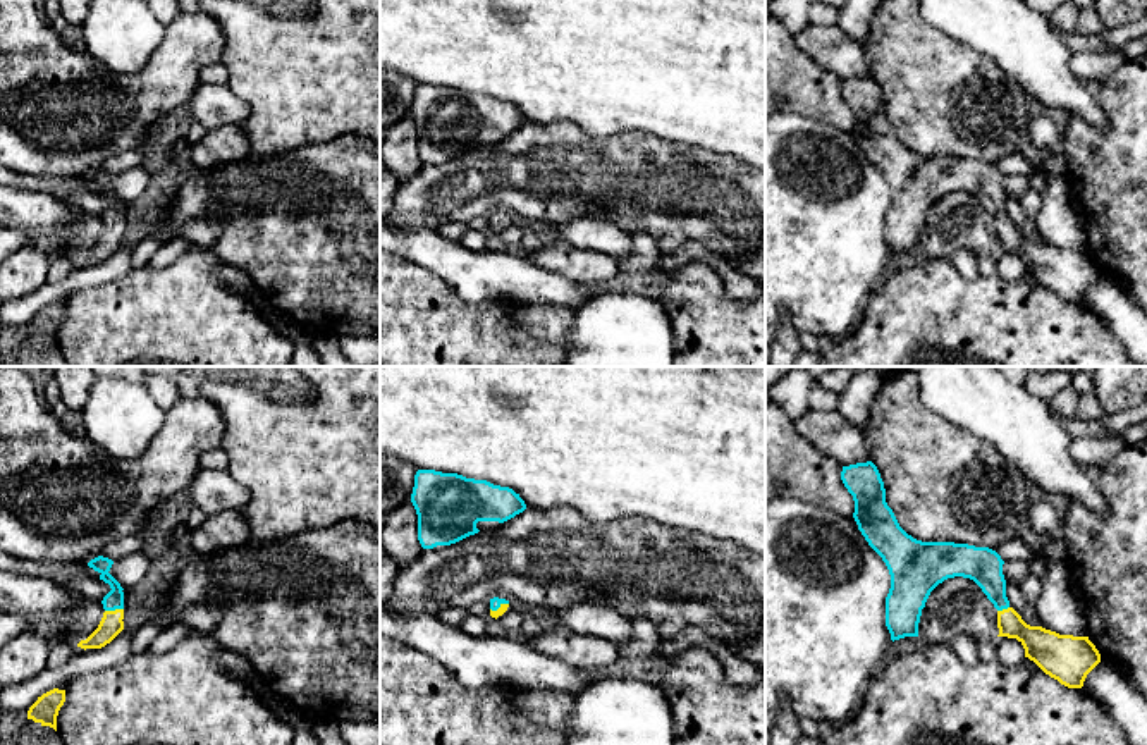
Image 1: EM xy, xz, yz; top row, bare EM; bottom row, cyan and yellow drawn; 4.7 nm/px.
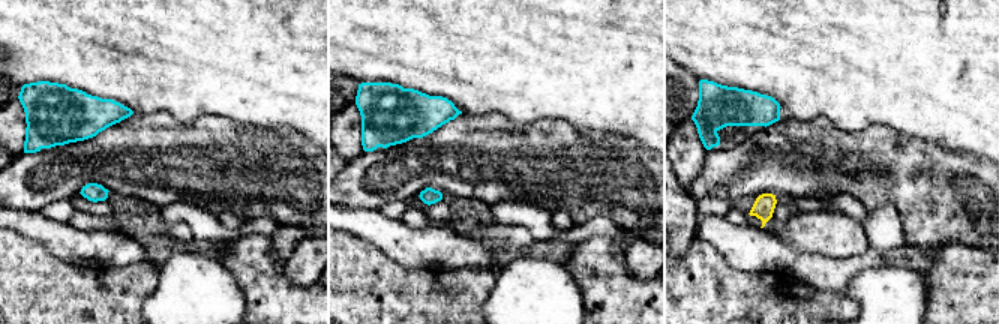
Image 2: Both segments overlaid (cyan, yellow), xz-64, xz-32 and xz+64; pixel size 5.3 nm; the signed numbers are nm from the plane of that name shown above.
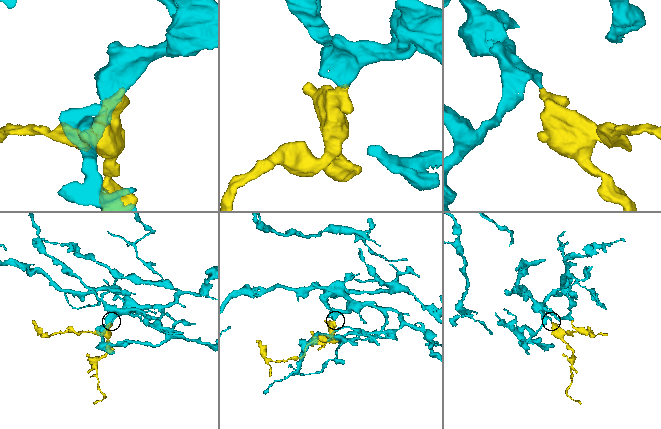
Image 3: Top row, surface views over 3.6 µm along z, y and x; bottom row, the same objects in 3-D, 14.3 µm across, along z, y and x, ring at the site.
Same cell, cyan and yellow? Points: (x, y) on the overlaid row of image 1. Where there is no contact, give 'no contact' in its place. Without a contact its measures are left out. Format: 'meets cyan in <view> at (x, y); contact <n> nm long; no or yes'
meets cyan in xy at (114, 609); contact 90 nm long; yes

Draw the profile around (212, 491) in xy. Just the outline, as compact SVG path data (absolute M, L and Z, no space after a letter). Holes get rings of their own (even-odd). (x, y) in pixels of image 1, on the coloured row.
M198 470L186 492L191 504L206 516L222 511L242 513L249 502L248 489L237 483L227 470Z

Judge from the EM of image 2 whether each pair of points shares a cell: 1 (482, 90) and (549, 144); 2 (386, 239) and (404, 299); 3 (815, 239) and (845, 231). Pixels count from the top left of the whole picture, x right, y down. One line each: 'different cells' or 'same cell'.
1: different cells
2: different cells
3: same cell

